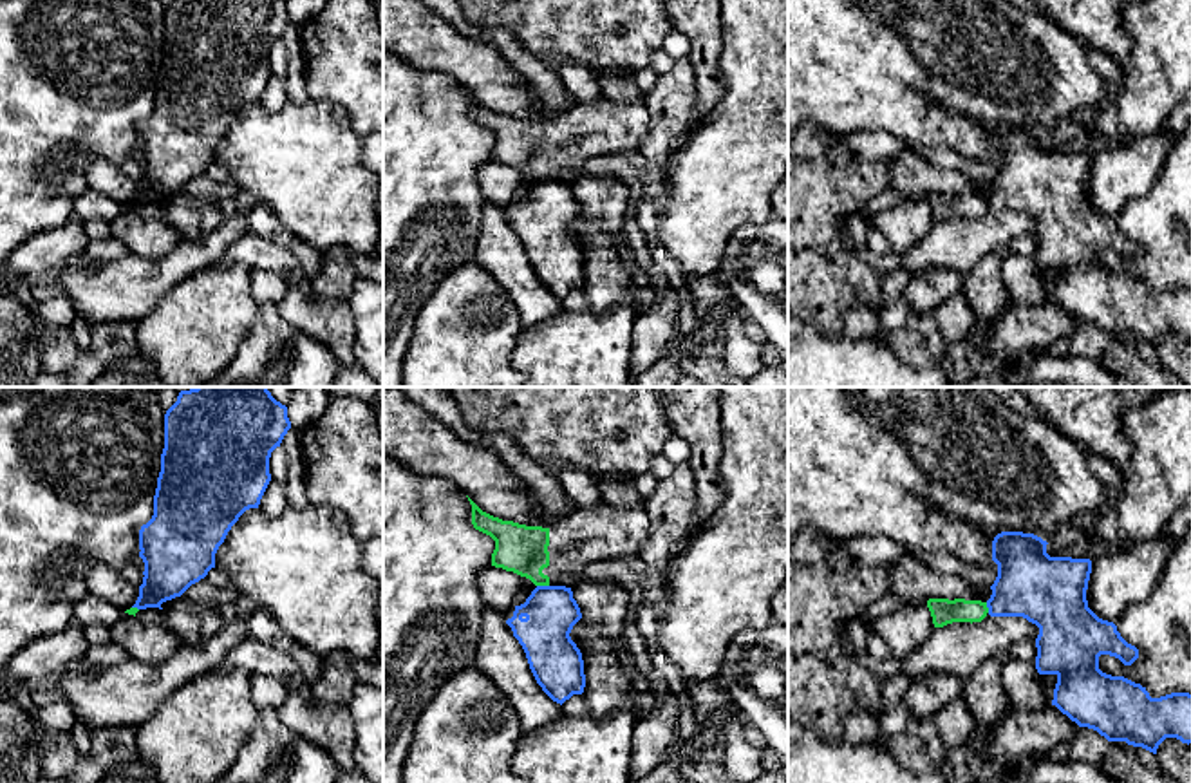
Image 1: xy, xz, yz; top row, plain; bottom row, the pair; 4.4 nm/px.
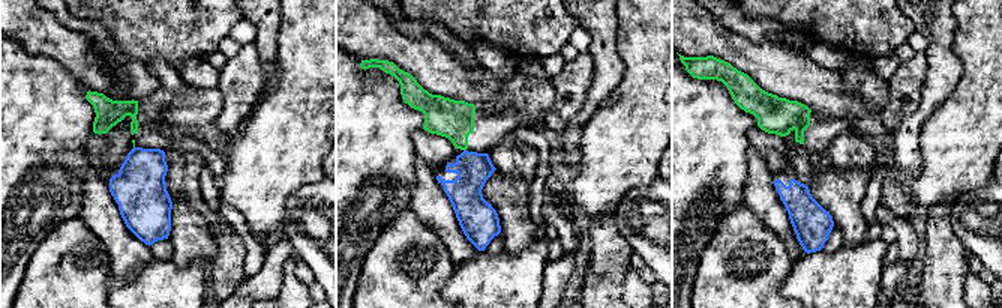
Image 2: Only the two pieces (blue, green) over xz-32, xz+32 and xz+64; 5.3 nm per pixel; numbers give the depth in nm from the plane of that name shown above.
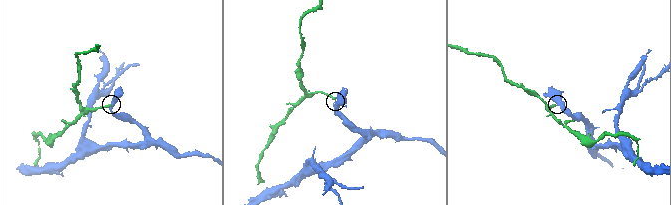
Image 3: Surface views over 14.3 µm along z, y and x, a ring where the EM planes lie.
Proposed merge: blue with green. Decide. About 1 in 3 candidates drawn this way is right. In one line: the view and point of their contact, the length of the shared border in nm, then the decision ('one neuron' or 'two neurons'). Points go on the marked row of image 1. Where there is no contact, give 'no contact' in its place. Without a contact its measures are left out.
xz (543, 586) | 60 nm | two neurons

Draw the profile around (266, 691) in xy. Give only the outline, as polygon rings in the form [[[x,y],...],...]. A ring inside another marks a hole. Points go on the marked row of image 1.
[[[251,675],[251,700],[257,709],[278,709],[286,698],[286,687],[275,676]]]

